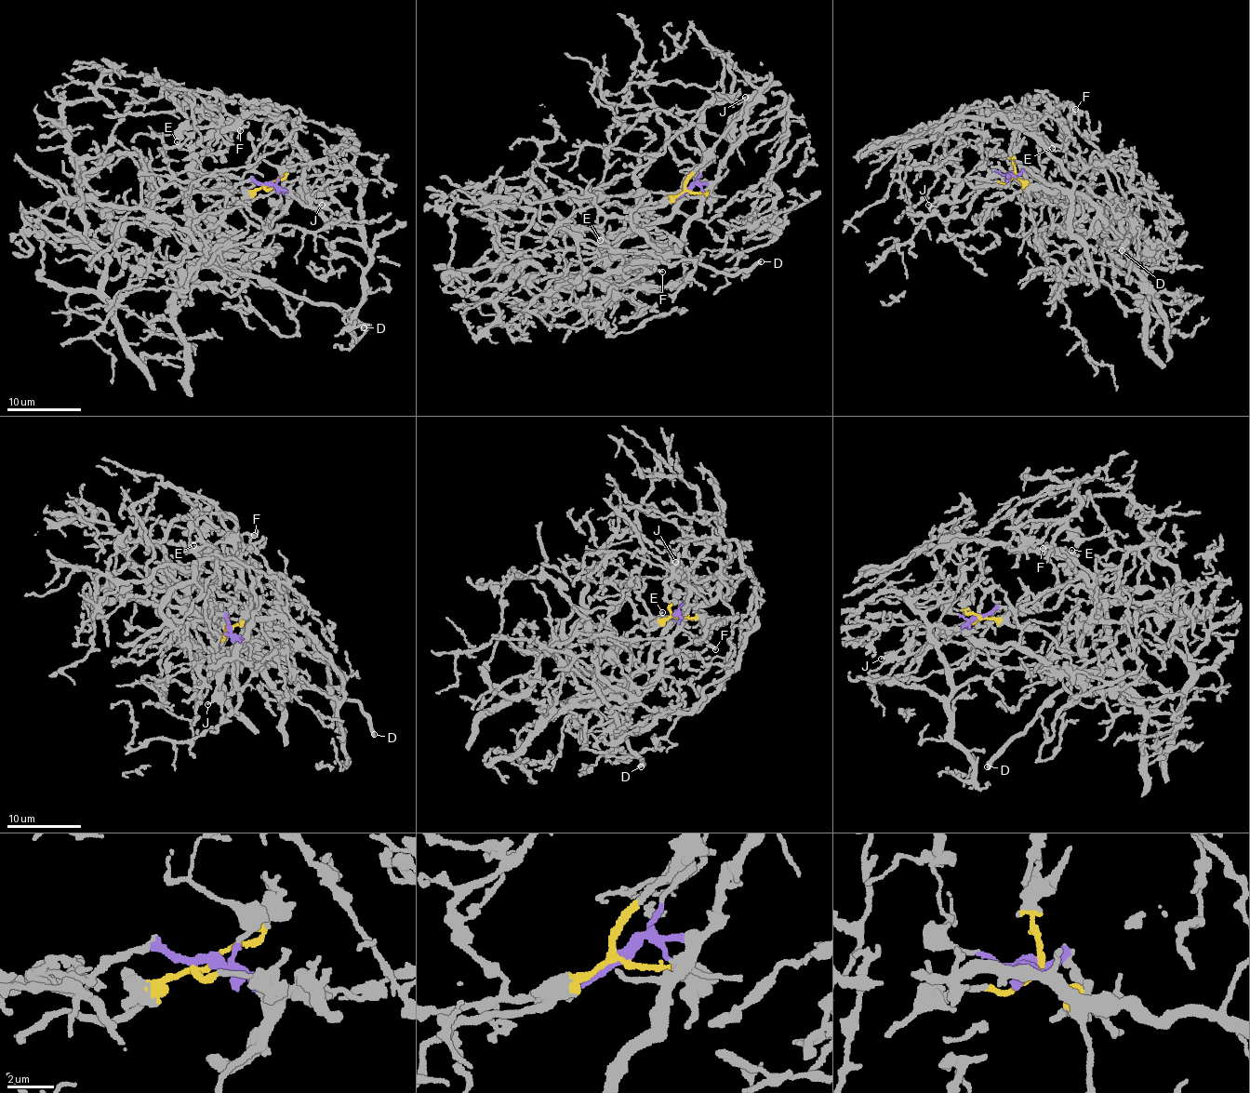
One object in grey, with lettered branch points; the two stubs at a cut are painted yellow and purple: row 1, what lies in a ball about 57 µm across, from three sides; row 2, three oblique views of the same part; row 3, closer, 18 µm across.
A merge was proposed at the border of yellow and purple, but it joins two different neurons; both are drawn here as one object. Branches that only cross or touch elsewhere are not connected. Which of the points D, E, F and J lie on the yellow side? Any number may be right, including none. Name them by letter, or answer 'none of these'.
D, J

